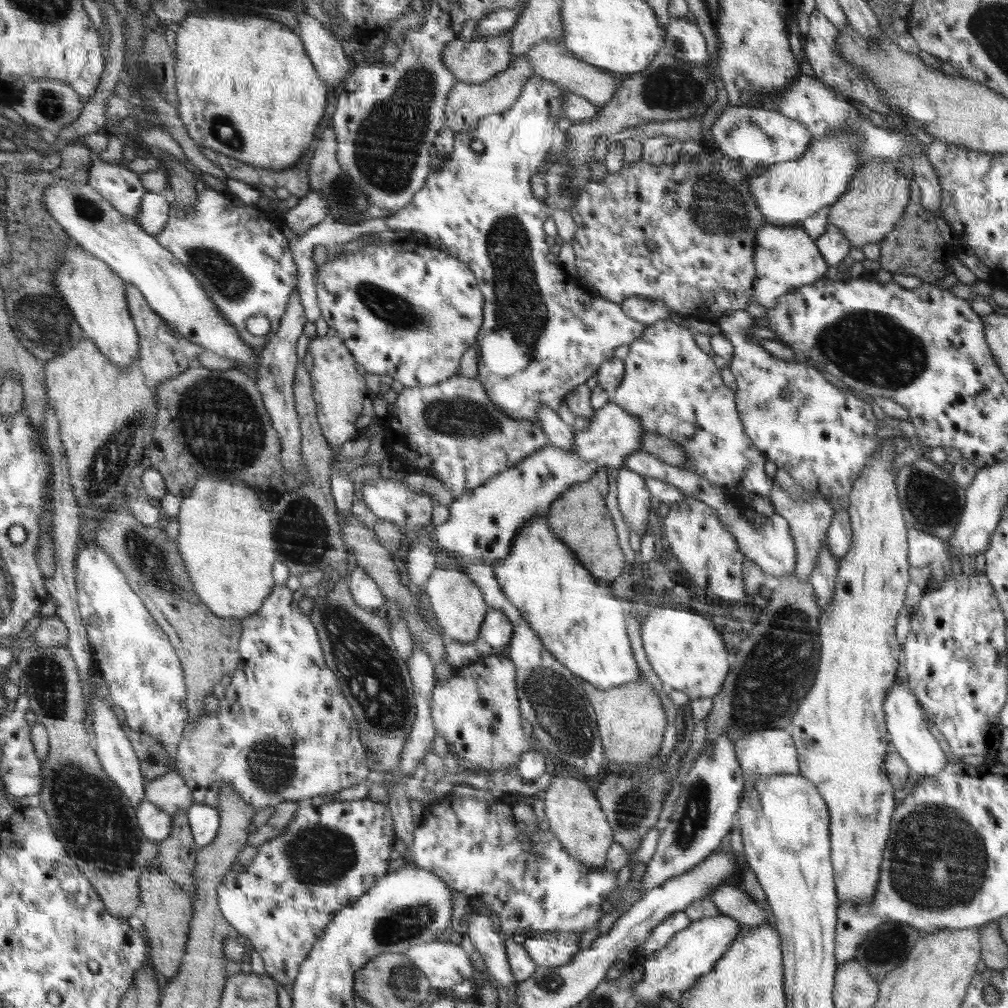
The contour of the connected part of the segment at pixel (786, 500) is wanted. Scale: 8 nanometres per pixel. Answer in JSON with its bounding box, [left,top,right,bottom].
[770,483,835,581]

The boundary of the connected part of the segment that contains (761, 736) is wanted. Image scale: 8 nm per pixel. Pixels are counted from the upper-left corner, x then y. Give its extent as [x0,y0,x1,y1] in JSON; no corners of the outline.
[736,728,800,778]

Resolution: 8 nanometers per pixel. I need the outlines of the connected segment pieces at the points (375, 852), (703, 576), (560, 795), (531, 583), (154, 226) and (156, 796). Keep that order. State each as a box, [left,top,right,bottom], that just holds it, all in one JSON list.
[[217,798,394,987],[663,492,748,600],[542,765,612,870],[491,517,638,690],[136,192,169,234],[144,771,193,814]]

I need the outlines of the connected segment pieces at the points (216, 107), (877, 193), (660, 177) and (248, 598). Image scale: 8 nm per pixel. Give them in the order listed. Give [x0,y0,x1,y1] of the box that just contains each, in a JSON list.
[[175,11,326,169],[827,162,912,248],[571,150,765,322],[176,477,276,619]]

